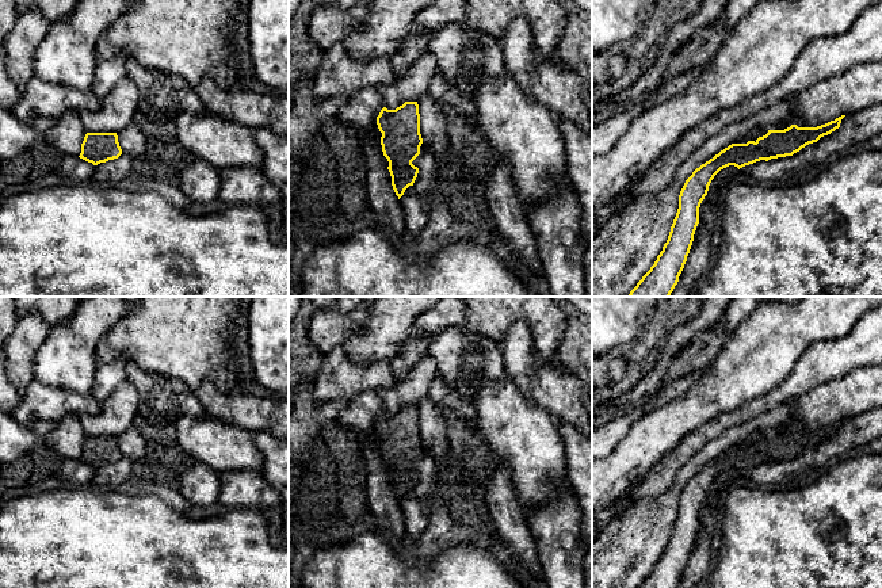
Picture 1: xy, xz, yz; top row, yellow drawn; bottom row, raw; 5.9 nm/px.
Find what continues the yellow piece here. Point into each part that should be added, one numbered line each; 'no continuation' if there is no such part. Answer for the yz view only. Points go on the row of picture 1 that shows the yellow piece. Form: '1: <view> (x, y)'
no continuation

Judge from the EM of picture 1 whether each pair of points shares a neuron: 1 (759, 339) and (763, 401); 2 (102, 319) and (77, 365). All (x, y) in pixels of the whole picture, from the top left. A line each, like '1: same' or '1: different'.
1: different
2: same

